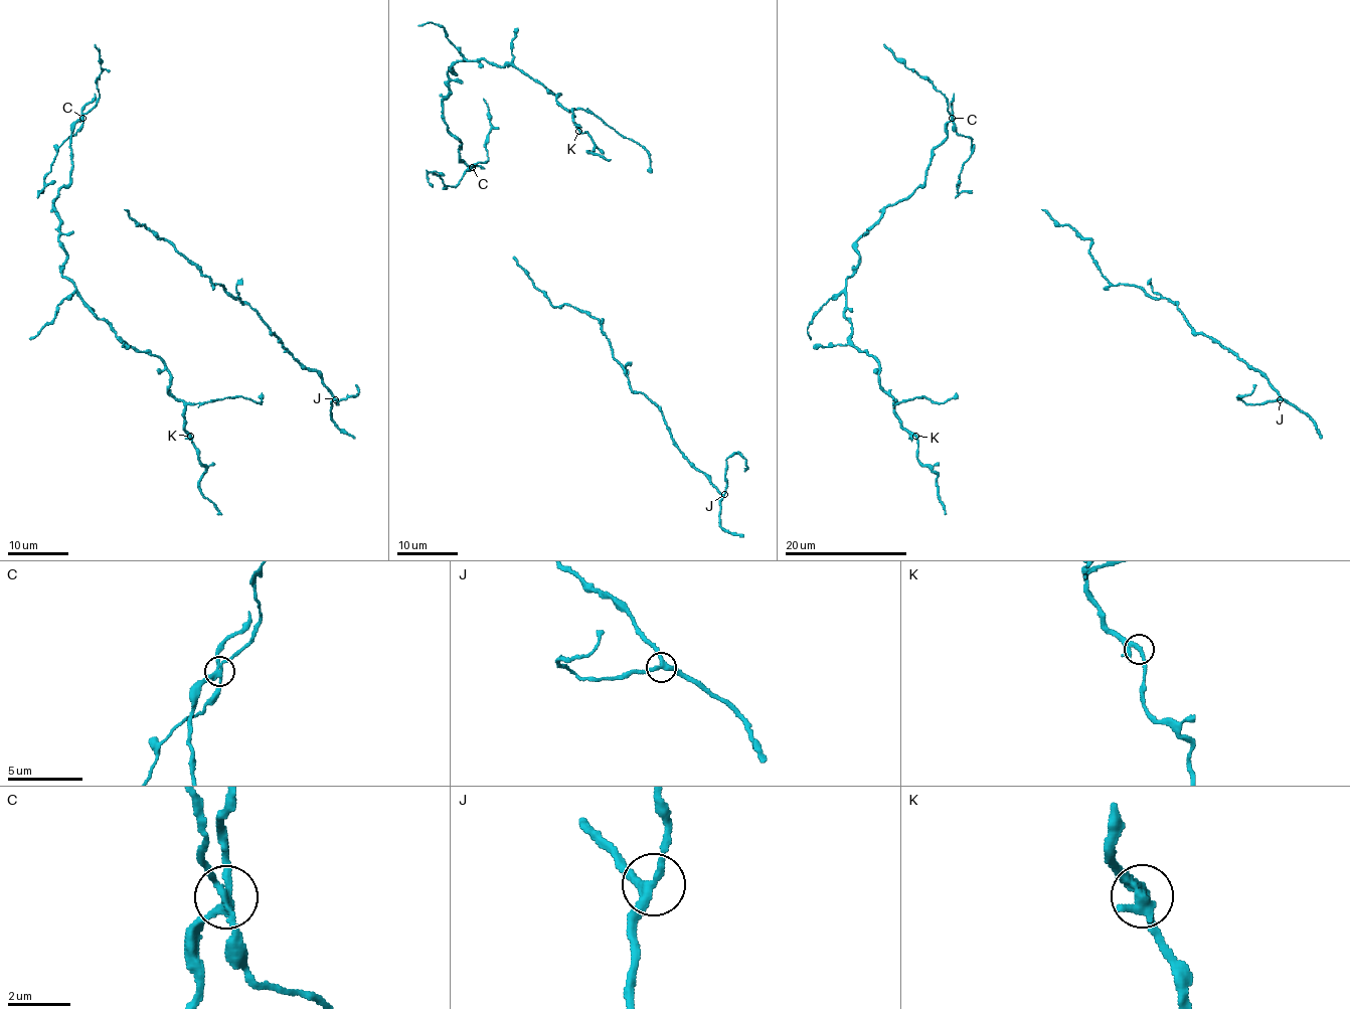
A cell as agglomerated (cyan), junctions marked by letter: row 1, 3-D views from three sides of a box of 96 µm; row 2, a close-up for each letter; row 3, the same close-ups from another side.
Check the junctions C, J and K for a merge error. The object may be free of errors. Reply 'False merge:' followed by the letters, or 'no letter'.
False merge: C

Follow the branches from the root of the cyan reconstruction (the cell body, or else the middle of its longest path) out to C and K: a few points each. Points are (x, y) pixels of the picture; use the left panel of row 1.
C: (51, 164), (57, 149), (76, 132), (82, 118)
K: (51, 164), (81, 121), (70, 136), (70, 179), (54, 199), (61, 274), (118, 336), (161, 359), (190, 436)

